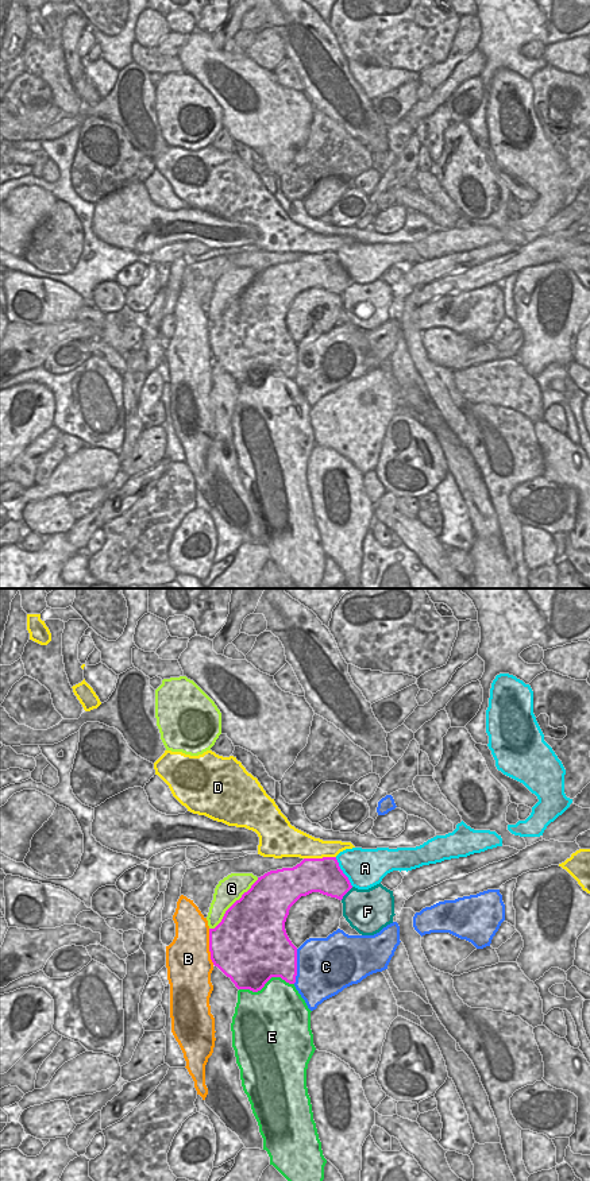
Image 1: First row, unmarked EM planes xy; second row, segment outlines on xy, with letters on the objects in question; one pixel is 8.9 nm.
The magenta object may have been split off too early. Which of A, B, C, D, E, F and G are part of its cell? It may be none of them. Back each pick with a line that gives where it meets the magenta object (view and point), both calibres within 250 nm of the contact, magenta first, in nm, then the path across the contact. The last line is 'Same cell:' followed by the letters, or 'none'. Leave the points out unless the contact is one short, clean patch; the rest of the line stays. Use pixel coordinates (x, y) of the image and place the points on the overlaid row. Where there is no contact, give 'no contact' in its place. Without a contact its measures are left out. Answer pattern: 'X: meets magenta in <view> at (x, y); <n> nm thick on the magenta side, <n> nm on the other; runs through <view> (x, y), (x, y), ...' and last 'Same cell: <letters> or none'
Same cell: none

